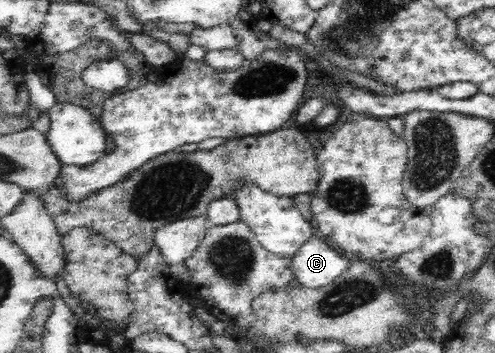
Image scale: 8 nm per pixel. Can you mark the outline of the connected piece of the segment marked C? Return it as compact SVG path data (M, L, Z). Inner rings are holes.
M313 236L296 250L292 268L299 285L320 287L334 281L349 263L350 259L330 247L328 241Z

